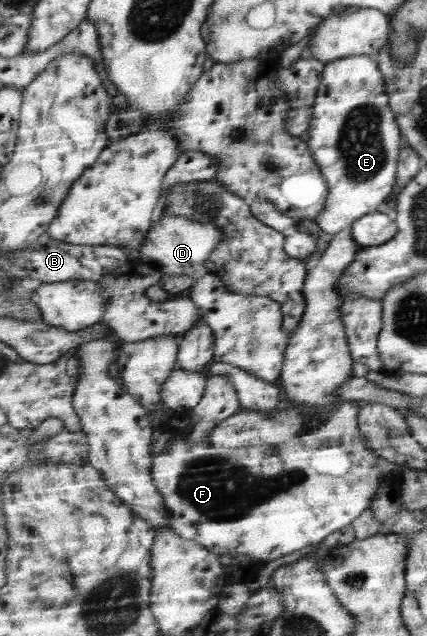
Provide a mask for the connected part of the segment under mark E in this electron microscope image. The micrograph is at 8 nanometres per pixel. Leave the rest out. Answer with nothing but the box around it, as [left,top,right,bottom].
[309,55,404,234]

